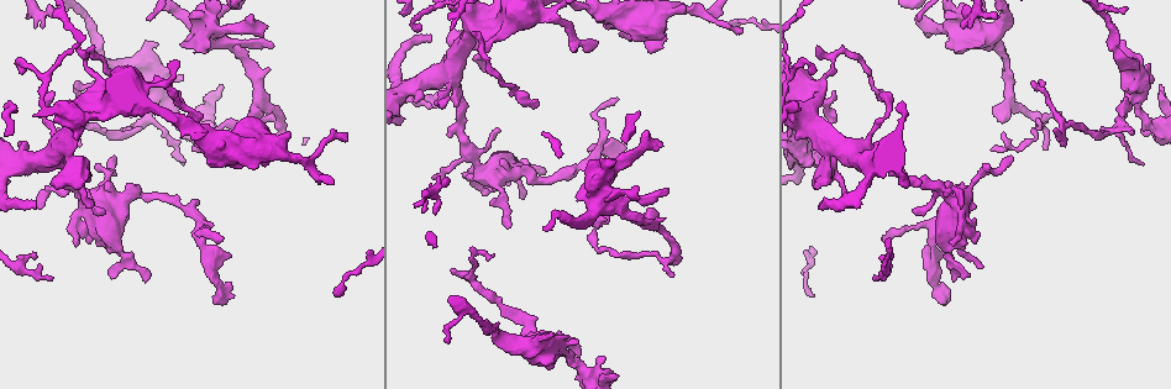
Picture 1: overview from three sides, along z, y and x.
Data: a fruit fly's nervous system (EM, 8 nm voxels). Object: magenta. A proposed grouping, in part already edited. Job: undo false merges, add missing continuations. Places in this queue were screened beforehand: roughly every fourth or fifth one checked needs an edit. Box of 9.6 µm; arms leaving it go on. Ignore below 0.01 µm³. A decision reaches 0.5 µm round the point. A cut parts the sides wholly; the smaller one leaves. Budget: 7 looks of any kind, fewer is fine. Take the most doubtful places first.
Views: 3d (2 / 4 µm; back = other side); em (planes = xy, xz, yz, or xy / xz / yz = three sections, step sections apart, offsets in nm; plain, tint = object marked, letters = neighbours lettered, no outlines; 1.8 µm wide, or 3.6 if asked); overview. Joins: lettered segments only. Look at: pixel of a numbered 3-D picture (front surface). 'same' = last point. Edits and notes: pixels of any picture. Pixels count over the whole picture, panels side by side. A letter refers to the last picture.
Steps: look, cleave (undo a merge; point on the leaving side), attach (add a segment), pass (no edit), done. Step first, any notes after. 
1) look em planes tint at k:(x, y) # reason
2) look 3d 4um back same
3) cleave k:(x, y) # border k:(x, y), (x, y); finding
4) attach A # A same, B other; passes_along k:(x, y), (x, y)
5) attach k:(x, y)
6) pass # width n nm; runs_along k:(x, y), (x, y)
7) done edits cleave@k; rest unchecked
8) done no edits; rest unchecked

look em yz step 4 letters at 1:(1134, 95) # sudden change in width

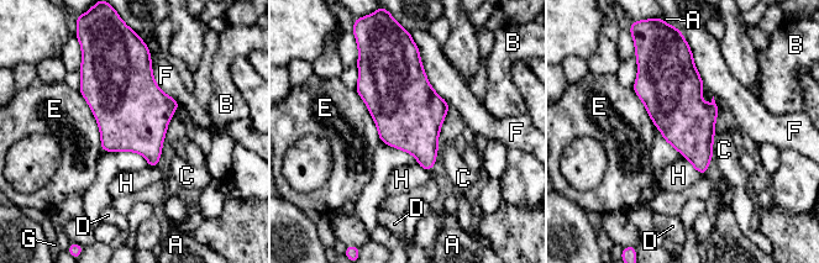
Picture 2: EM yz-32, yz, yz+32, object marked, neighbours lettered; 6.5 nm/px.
look em planes letters same

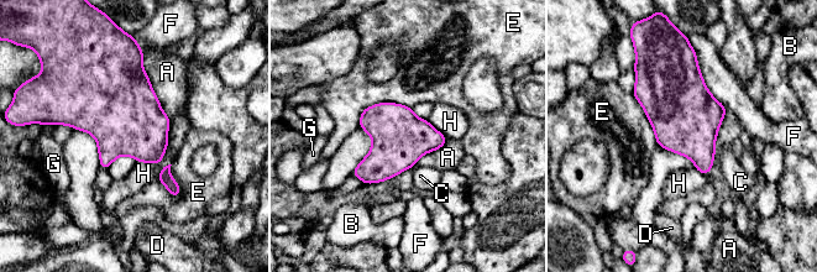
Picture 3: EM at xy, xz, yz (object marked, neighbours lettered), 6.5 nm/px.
pass # A other, B other, C other, D other, E other, F other, G other, H other; border 3:(171, 120), (163, 157), (137, 163); continuous, no second neuron

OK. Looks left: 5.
look em yz step 16 tint at 1:(663, 47) # thick end

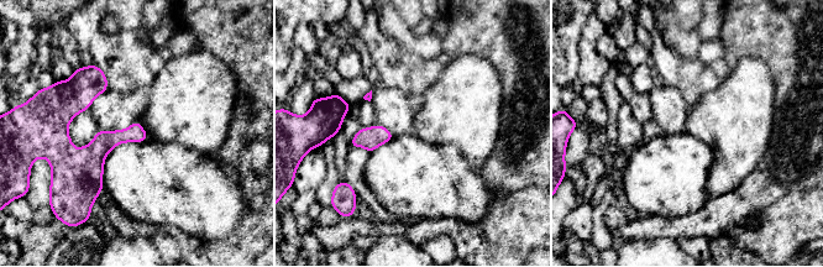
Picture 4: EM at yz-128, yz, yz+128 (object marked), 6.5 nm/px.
look em planes letters same # cut it another way

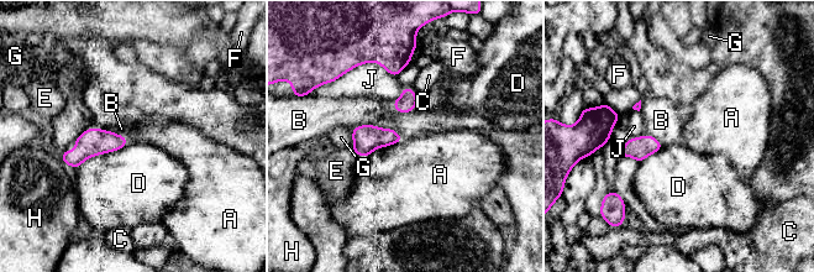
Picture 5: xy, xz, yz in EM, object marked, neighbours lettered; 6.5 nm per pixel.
pass # A other, B other, C other, D other, E other, F other, G other, H other, J other; border 5:(404, 139), (378, 146), (368, 156); none of them fits

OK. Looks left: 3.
look em planes letters at 1:(818, 207) # free end

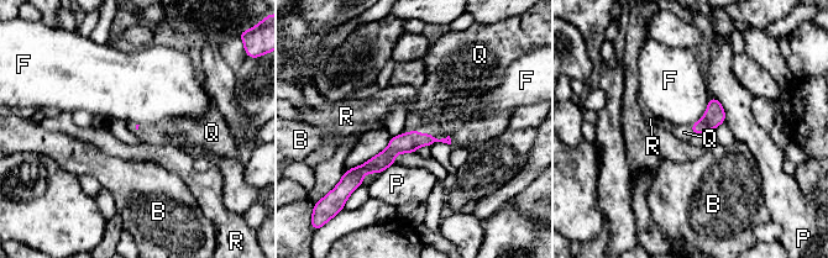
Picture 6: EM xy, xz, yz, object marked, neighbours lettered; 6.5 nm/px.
attach Q # B other, F other, P other, Q same, R other; passes_along 6:(409, 142), (430, 135), (467, 132); it goes on there

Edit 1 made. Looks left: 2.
done edits attach@6; rest unchecked

